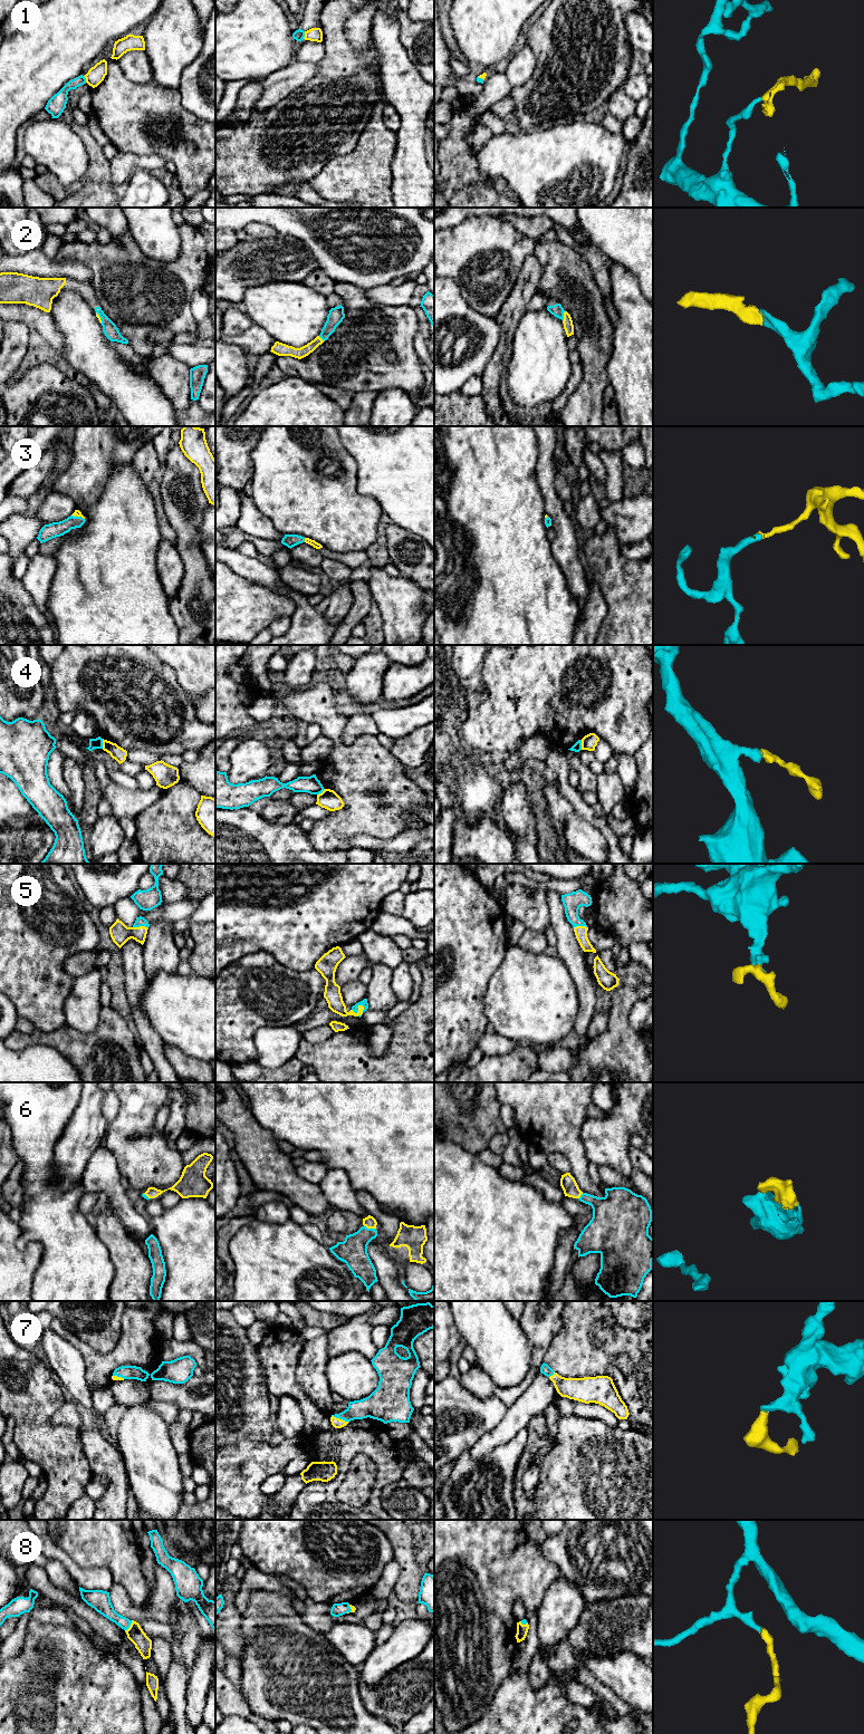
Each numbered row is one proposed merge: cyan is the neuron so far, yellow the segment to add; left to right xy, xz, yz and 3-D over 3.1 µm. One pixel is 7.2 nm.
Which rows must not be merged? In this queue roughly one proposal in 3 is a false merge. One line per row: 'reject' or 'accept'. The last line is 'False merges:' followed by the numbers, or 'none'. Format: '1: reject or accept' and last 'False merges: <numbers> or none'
1: reject
2: accept
3: accept
4: reject
5: accept
6: accept
7: accept
8: accept
False merges: 1, 4

